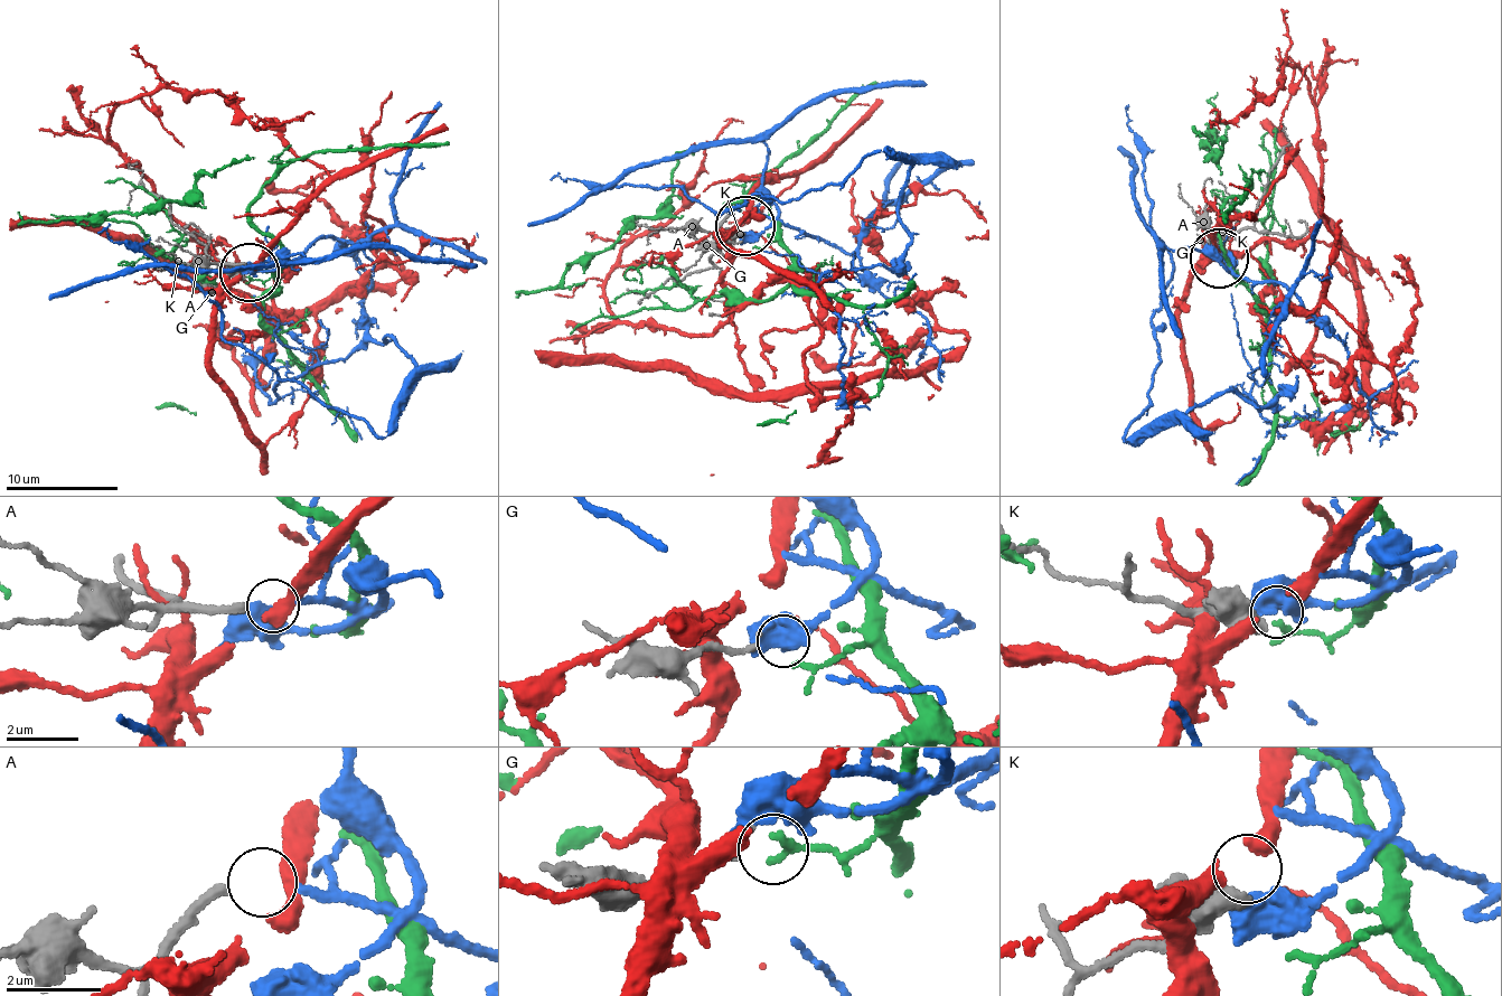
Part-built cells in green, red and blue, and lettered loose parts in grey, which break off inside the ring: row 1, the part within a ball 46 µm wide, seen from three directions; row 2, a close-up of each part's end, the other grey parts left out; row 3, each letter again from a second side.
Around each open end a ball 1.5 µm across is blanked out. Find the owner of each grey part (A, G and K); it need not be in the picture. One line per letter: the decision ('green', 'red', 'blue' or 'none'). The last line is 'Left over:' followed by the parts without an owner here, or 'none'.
A: blue
G: none
K: none
Left over: G, K

